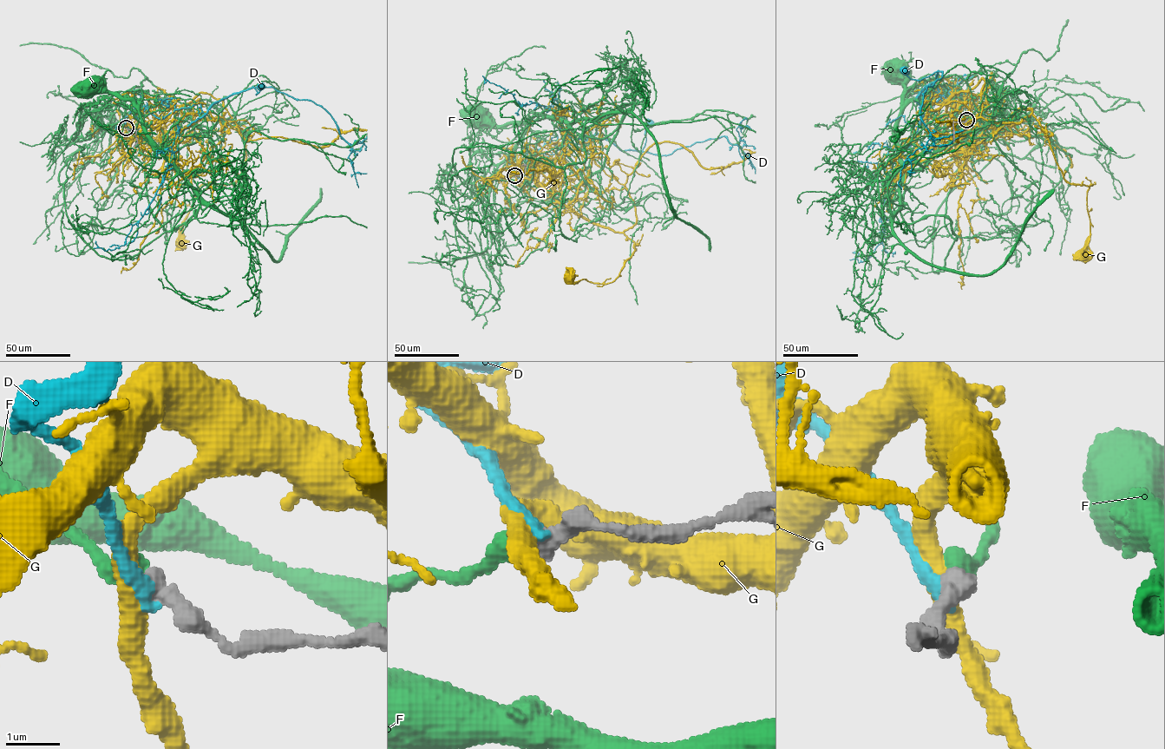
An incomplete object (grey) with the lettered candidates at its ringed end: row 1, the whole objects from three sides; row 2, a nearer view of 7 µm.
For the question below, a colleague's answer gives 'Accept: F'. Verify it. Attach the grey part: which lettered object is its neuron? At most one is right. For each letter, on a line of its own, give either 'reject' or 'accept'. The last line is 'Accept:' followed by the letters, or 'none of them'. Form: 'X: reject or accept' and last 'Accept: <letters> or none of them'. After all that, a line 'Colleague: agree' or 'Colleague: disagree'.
D: reject
F: accept
G: reject
Accept: F
Colleague: agree

